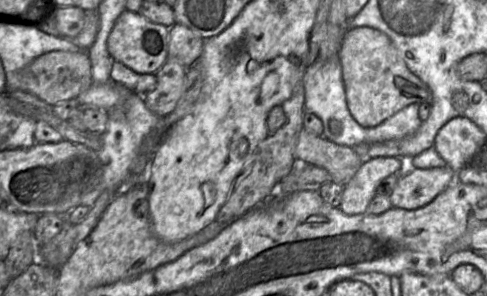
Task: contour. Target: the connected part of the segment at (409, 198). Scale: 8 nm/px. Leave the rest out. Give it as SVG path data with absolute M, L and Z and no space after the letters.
M448 166L435 168L409 167L390 193L392 207L413 210L430 203L456 181L456 173Z

